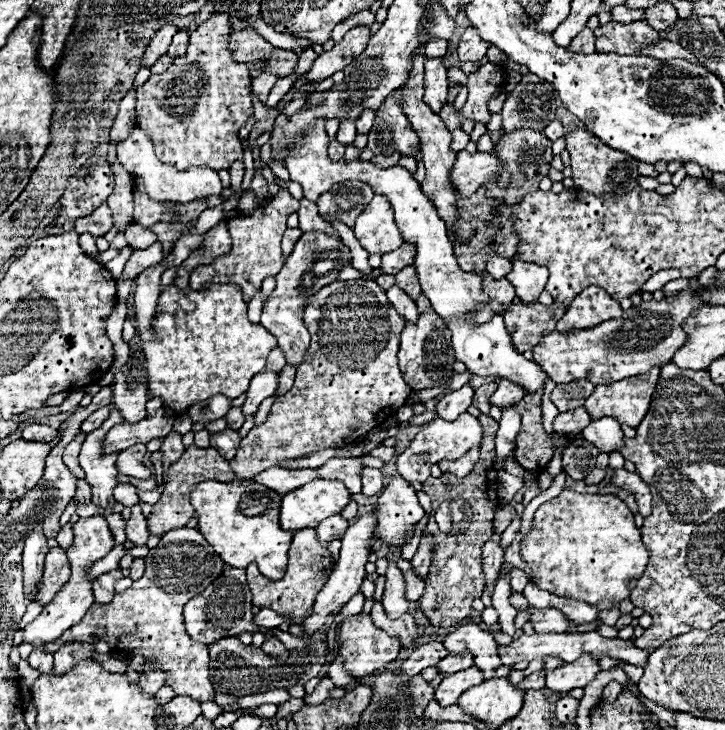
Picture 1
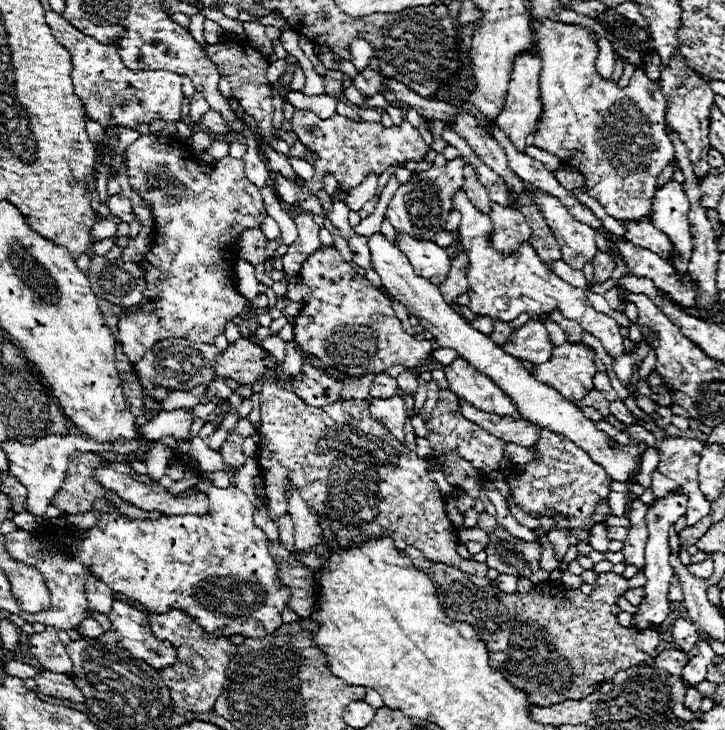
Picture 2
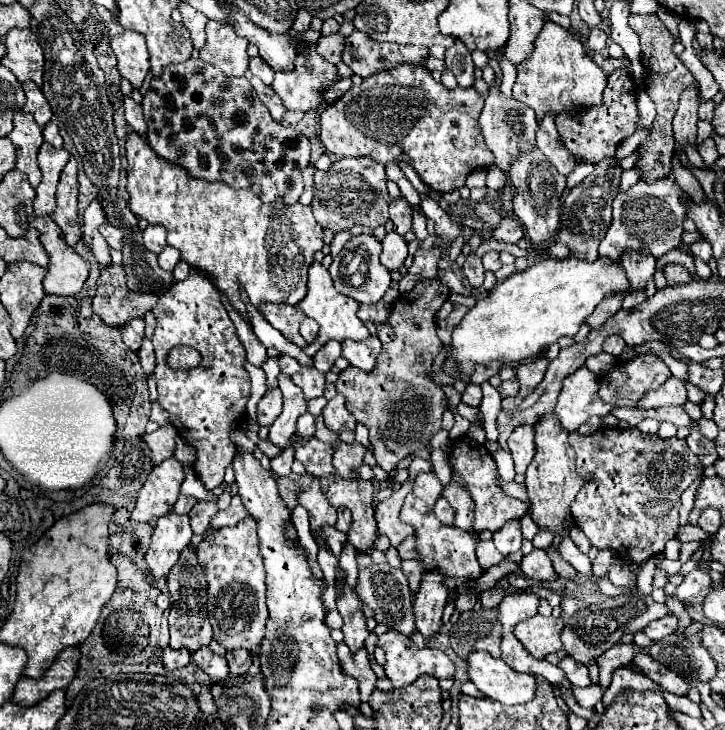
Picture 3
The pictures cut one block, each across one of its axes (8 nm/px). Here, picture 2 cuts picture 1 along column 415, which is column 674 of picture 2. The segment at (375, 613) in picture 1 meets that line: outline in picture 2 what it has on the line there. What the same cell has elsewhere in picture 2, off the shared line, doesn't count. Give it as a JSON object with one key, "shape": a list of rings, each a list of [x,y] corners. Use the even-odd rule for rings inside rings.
{"shape":[[[682,618],[674,620],[674,624],[670,626],[670,634],[674,636],[676,646],[678,646],[680,650],[684,650],[684,648],[690,648],[690,650],[692,650],[694,642],[700,638],[698,628],[696,628],[692,622],[682,620]]]}

